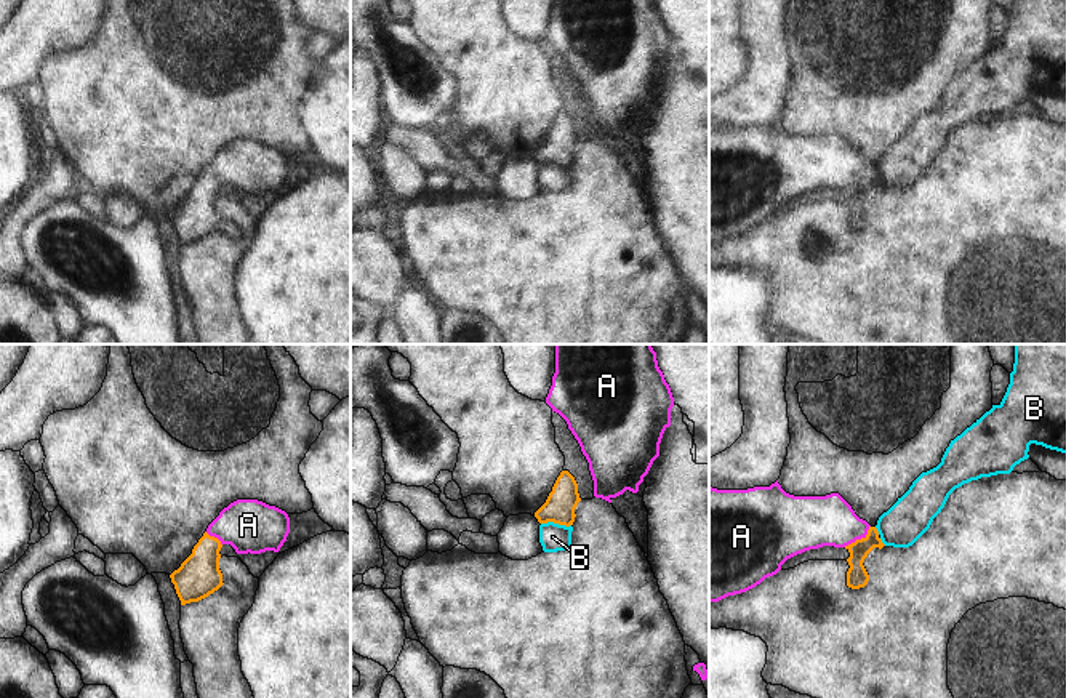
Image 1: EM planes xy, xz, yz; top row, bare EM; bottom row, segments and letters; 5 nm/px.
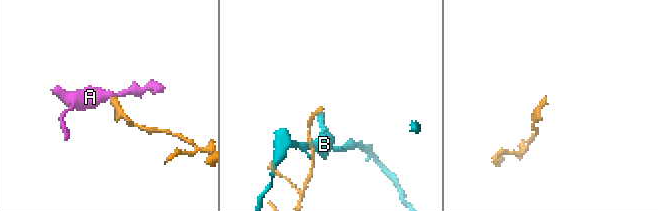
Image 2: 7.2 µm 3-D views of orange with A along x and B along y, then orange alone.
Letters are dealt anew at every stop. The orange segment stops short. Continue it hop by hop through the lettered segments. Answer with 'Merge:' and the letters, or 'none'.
Merge: A

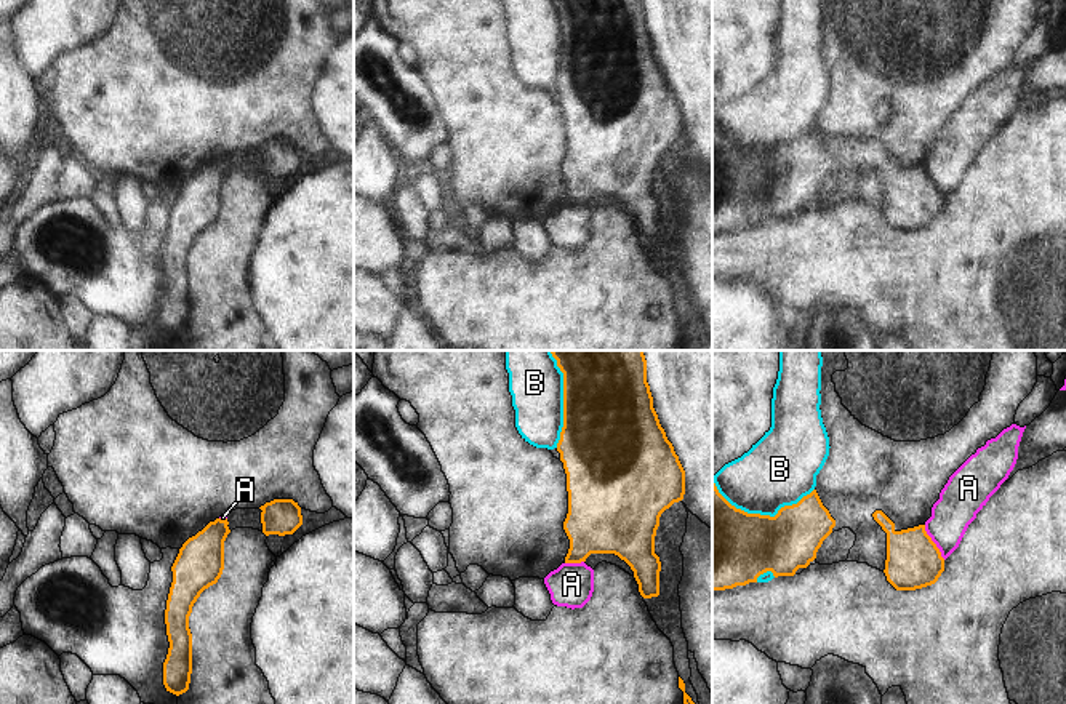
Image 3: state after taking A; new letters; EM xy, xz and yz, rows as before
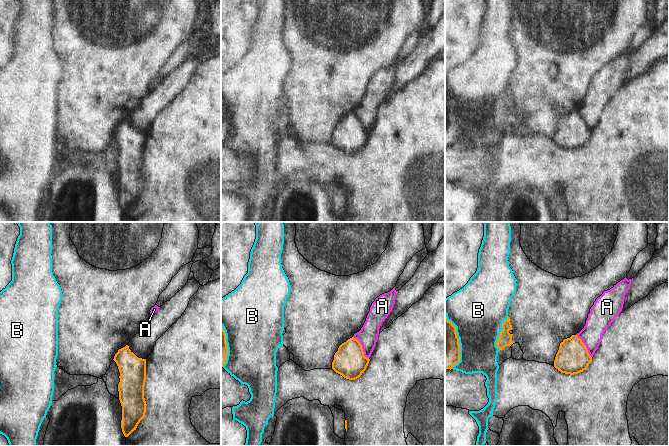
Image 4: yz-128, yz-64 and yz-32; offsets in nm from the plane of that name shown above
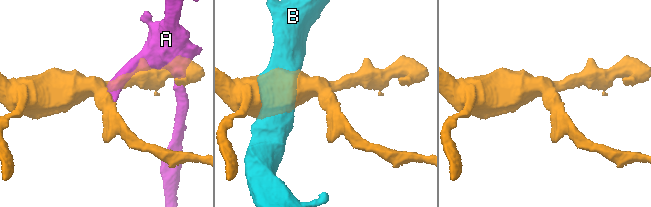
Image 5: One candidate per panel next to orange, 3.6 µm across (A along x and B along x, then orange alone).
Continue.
Merge: none

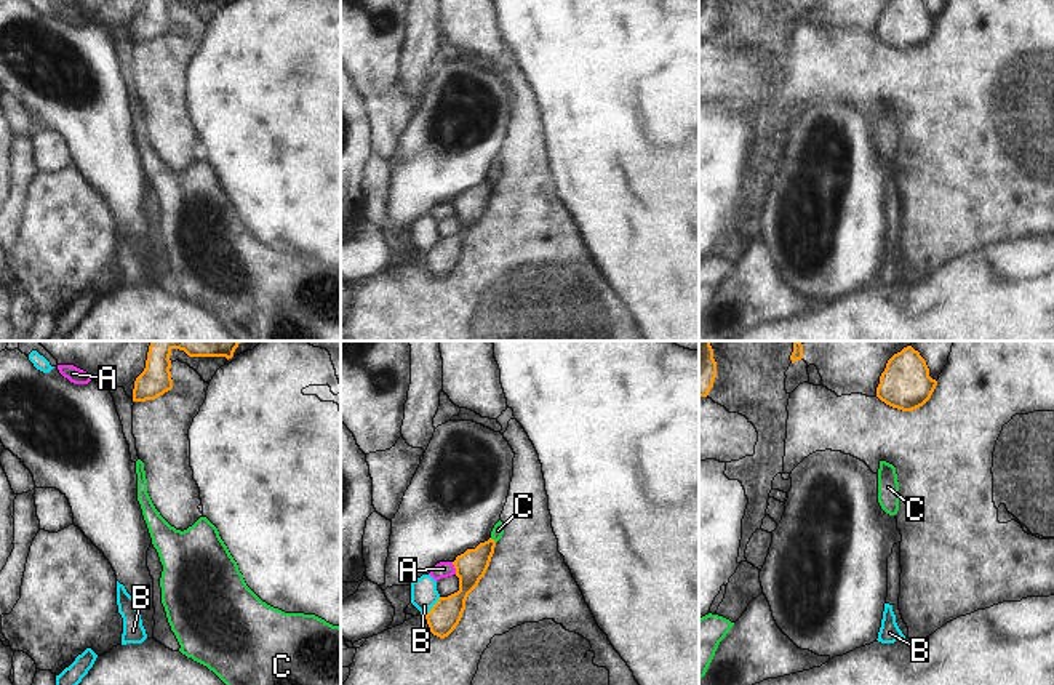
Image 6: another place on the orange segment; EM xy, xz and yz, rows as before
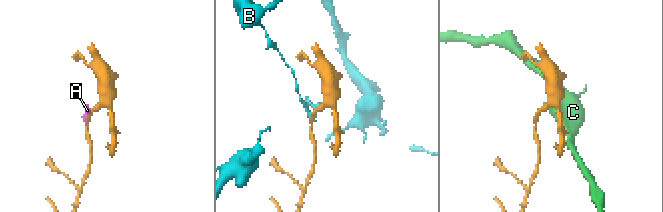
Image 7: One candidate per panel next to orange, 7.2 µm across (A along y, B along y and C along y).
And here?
Merge: none

